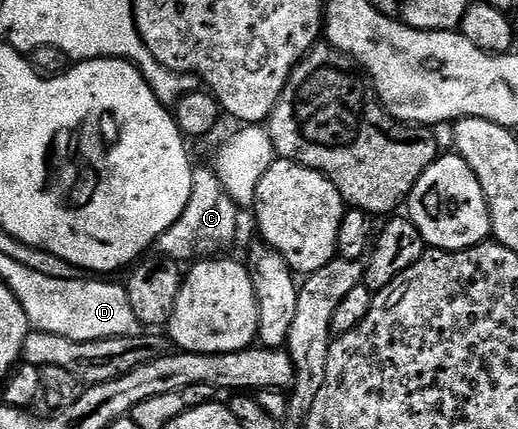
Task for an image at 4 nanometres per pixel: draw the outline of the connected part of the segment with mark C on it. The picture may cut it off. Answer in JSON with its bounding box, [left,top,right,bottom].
[155,166,240,263]

